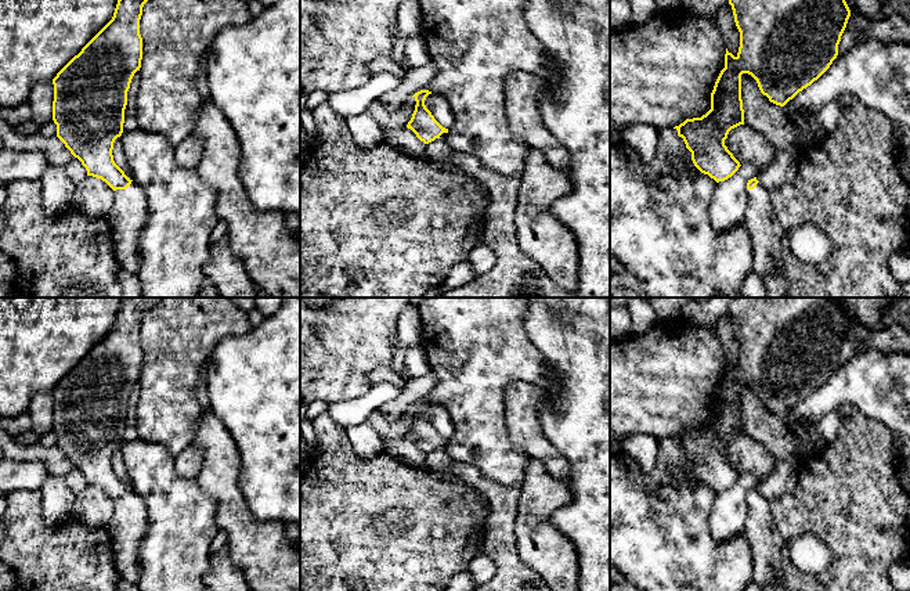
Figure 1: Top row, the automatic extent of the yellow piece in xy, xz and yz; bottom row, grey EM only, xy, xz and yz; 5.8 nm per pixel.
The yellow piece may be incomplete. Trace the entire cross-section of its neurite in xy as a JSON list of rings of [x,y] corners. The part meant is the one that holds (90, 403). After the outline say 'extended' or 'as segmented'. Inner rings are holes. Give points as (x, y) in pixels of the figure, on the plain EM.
[[[123,298],[112,329],[53,389],[57,447],[82,472],[87,486],[101,489],[113,500],[115,512],[106,527],[113,561],[119,574],[134,585],[138,584],[138,545],[147,530],[148,509],[141,497],[115,473],[112,460],[115,450],[123,443],[131,389],[141,378],[142,317],[159,300],[160,298]]] | extended

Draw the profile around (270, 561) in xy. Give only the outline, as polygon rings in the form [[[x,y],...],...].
[[[202,411],[192,443],[203,450],[196,482],[217,504],[216,523],[228,536],[231,562],[243,572],[253,591],[300,591],[300,551],[286,537],[282,522],[264,520],[252,513],[239,487],[242,461],[236,444],[213,411]]]

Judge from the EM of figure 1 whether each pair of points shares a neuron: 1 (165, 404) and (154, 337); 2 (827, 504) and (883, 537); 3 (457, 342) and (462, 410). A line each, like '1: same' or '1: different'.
1: same
2: same
3: same

